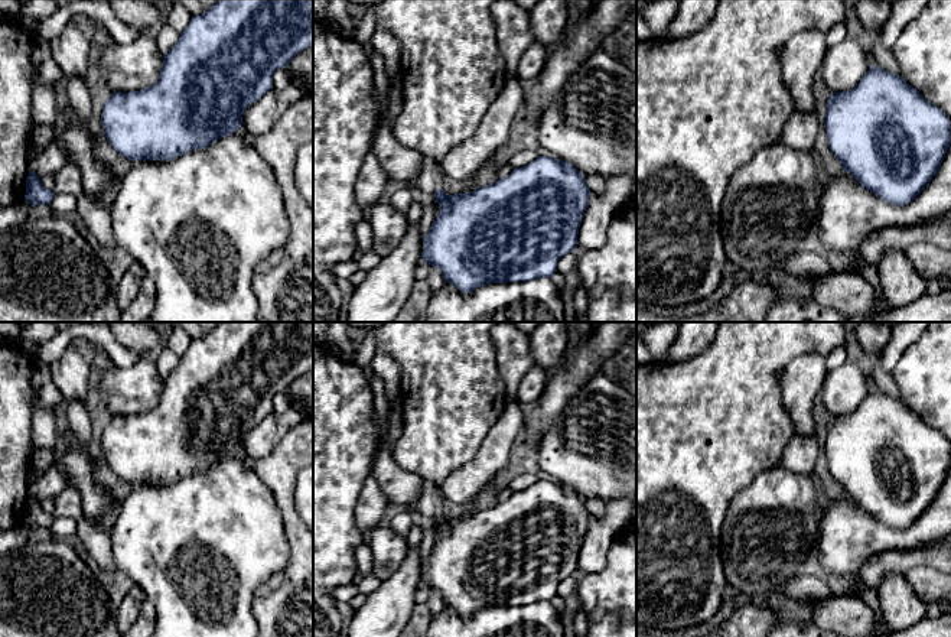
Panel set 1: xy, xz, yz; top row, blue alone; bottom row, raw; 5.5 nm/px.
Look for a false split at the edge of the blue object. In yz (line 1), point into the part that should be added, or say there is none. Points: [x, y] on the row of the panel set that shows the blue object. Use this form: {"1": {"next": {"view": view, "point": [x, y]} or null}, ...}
{"1": {"next": null}}

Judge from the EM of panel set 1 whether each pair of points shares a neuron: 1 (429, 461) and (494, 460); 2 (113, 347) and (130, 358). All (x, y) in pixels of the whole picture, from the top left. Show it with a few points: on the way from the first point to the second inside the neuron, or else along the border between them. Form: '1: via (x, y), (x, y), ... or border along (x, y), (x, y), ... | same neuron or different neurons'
1: border along (489, 431), (478, 452), (445, 480) | different neurons
2: via (117, 351), (126, 357) | same neuron

